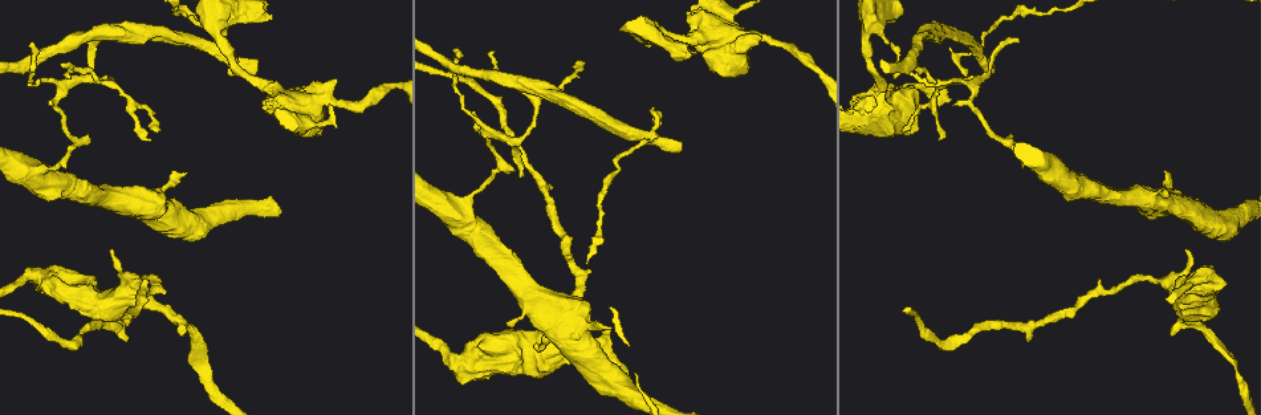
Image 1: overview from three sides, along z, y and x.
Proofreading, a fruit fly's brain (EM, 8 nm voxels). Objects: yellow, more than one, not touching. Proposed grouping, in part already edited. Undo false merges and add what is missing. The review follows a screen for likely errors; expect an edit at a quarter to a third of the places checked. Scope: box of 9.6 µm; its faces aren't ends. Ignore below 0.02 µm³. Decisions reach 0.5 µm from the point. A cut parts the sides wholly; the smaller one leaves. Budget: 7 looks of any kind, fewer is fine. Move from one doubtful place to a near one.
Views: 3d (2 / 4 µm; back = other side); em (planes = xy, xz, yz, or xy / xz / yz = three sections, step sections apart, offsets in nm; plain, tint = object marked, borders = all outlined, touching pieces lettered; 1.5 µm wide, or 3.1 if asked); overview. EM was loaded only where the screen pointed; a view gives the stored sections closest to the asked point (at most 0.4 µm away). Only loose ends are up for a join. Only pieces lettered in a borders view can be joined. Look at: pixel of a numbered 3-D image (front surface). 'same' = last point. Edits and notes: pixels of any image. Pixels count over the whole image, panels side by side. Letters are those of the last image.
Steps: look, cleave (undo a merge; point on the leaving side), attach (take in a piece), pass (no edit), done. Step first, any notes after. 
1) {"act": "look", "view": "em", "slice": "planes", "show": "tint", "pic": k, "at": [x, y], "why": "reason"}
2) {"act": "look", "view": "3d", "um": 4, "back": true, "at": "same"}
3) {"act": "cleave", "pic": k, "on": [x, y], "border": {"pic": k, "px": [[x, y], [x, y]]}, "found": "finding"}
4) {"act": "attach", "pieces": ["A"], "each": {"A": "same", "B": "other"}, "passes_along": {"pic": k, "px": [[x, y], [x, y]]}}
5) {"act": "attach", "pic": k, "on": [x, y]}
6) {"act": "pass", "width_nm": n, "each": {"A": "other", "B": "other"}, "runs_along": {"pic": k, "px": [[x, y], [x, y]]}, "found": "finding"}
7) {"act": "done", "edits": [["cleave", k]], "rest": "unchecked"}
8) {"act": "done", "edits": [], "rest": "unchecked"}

{"act": "look", "view": "em", "slice": "xz", "step": 8, "show": "borders", "pic": 1, "at": [183, 333], "why": "free end"}

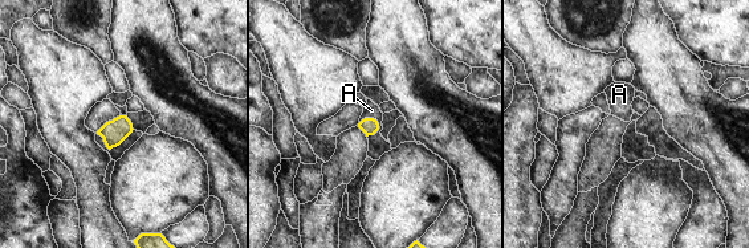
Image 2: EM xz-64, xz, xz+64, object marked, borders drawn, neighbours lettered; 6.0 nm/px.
{"act": "attach", "pieces": ["A"], "each": {"A": "same"}, "passes_along": {"pic": 2, "px": [[369, 126], [371, 118], [371, 110]]}, "found": "the cell continues"}

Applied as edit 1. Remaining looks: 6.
{"act": "look", "view": "overview", "why": "see it whole again"}

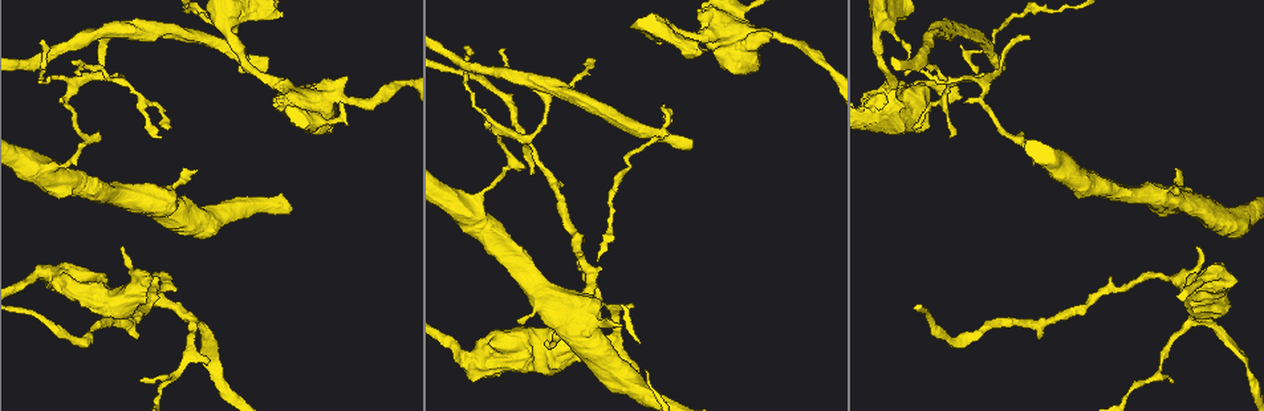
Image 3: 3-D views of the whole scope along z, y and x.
{"act": "look", "view": "3d", "um": 2, "pic": 3, "at": [906, 15], "why": "an open end"}

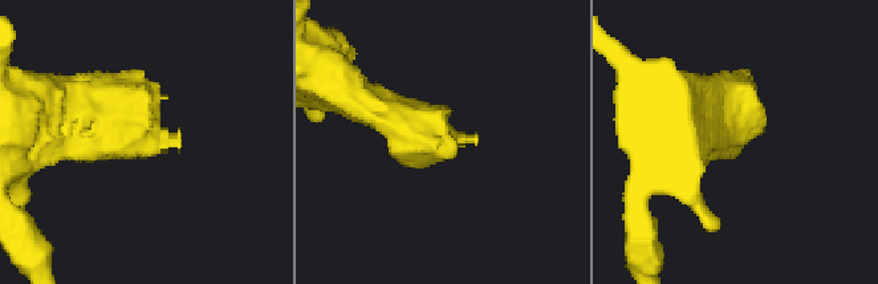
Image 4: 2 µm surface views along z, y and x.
{"act": "look", "view": "em", "slice": "planes", "show": "tint", "pic": 4, "at": [743, 146], "why": "need the tissue"}

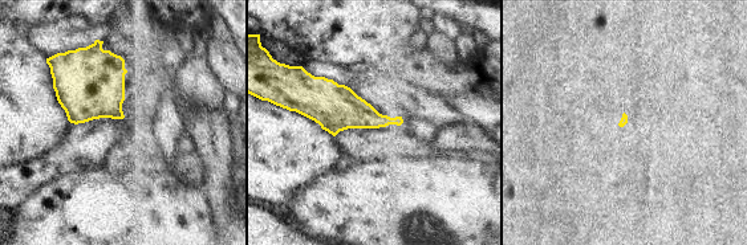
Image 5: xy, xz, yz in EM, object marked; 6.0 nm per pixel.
{"act": "look", "view": "em", "slice": "planes", "show": "borders", "at": "same", "why": "what lies round it"}

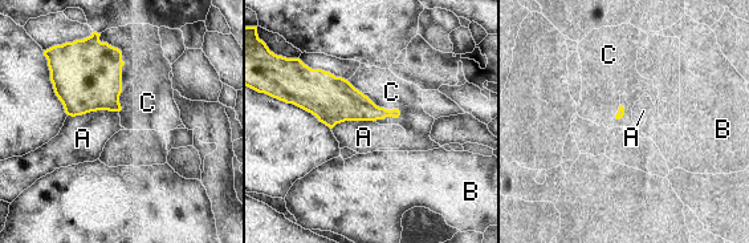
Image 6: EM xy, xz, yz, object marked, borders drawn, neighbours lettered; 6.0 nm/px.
{"act": "pass", "each": {"A": "other", "B": "other", "C": "other"}, "border": {"pic": 6, "px": [[118, 110], [90, 110], [68, 116]]}, "found": "no lettered piece goes on from it"}

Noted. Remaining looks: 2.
{"act": "look", "view": "em", "slice": "planes", "show": "borders", "pic": 3, "at": [346, 80]}

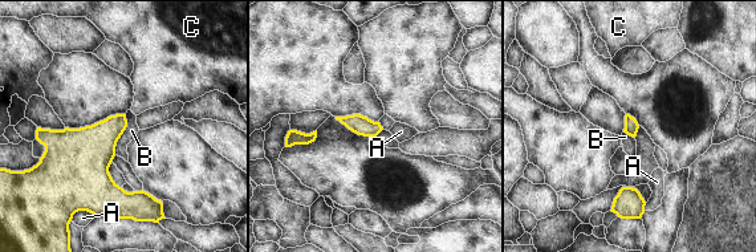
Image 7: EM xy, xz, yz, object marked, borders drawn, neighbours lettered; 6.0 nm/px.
{"act": "pass", "each": {"A": "other", "B": "other", "C": "other"}, "border": {"pic": 7, "px": [[126, 114], [126, 129], [114, 154]]}, "found": "no lettered piece goes on from it"}

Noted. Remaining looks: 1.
{"act": "done", "edits": [["attach", 2]], "rest": "unchecked"}

